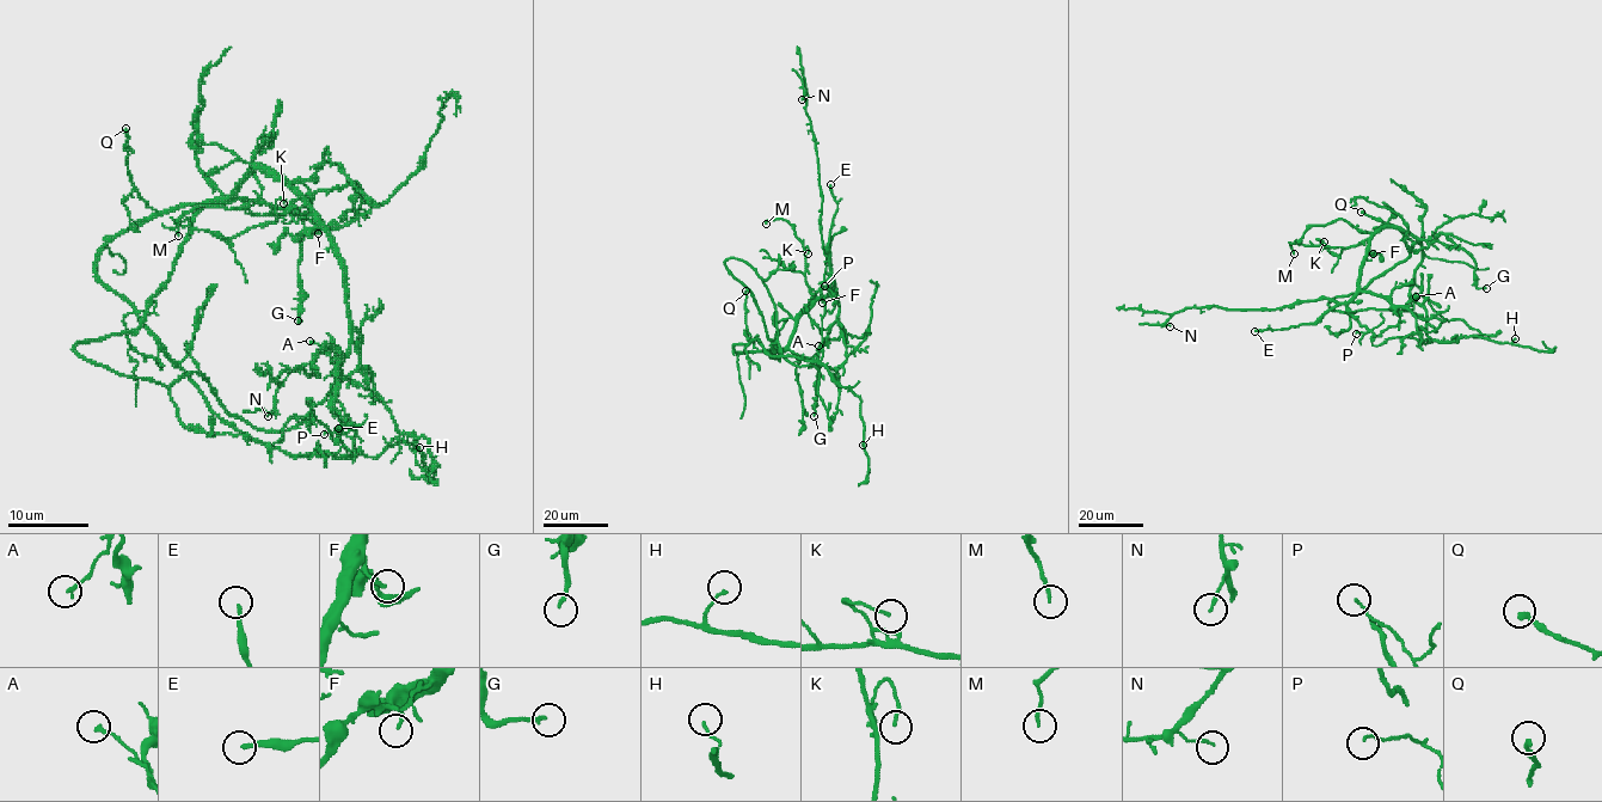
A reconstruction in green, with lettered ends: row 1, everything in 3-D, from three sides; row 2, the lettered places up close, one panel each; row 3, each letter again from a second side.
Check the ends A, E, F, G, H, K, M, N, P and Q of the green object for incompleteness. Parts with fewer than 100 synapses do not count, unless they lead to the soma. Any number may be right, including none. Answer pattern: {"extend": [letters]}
{"extend": []}

